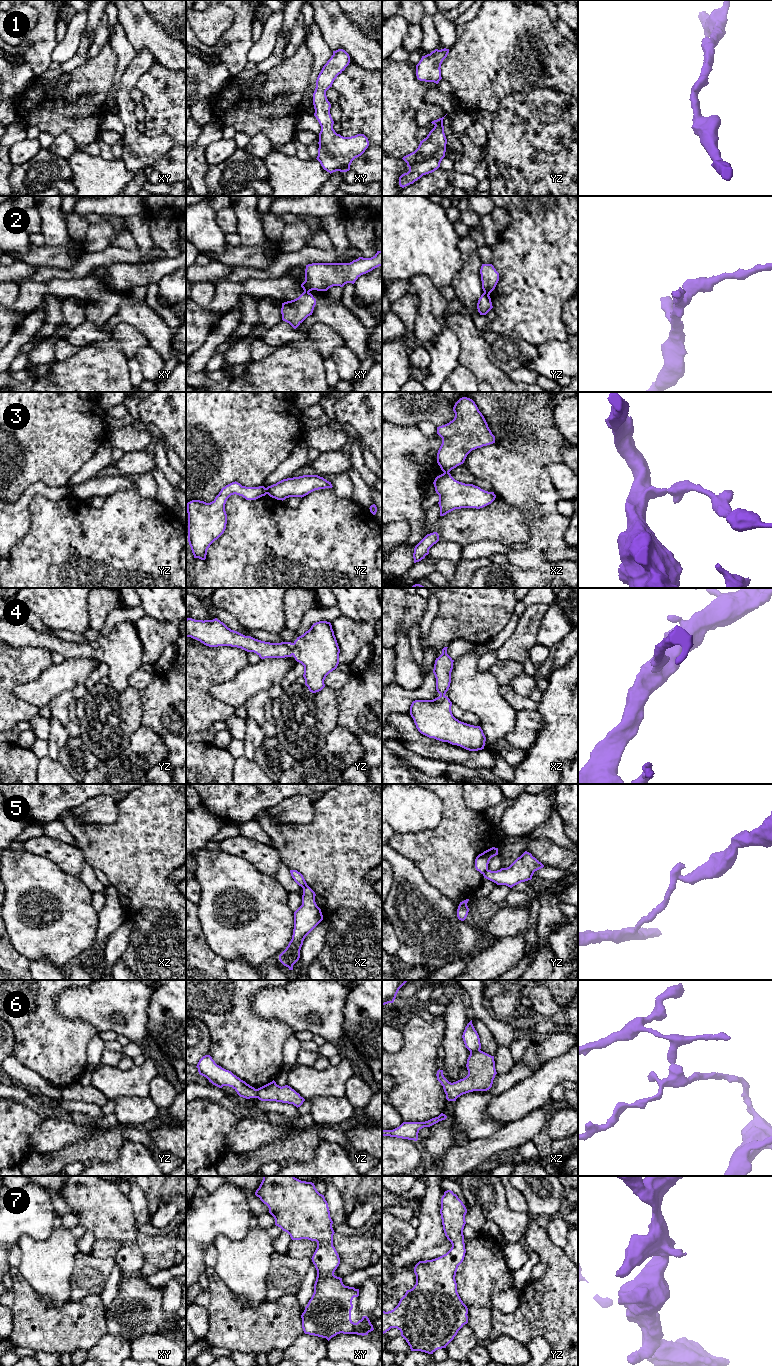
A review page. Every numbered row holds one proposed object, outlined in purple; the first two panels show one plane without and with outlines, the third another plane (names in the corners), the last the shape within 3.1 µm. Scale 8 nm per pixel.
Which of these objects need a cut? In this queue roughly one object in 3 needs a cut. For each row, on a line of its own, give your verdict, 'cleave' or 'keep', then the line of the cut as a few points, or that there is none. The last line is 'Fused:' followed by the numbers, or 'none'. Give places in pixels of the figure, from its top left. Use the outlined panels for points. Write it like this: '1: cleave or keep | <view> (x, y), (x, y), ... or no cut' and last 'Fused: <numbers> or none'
1: keep | no cut
2: cleave | xy (304, 290), (308, 292)
3: cleave | yz (266, 488), (267, 493)
4: keep | no cut
5: cleave | yz (487, 869), (483, 874)
6: cleave | xz (479, 1049), (470, 1052)
7: keep | no cut
Fused: 2, 3, 5, 6

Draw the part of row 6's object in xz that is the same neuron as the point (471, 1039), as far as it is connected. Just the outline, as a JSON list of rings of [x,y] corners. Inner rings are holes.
[[[472,1020],[465,1027],[462,1038],[463,1038],[465,1047],[470,1052],[475,1052],[481,1049],[480,1038],[472,1024]]]

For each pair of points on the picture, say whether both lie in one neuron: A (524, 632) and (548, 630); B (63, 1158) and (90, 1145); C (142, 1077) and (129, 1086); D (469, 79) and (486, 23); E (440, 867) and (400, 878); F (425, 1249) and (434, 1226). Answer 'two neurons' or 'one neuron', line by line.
A: two neurons
B: one neuron
C: one neuron
D: one neuron
E: two neurons
F: one neuron

